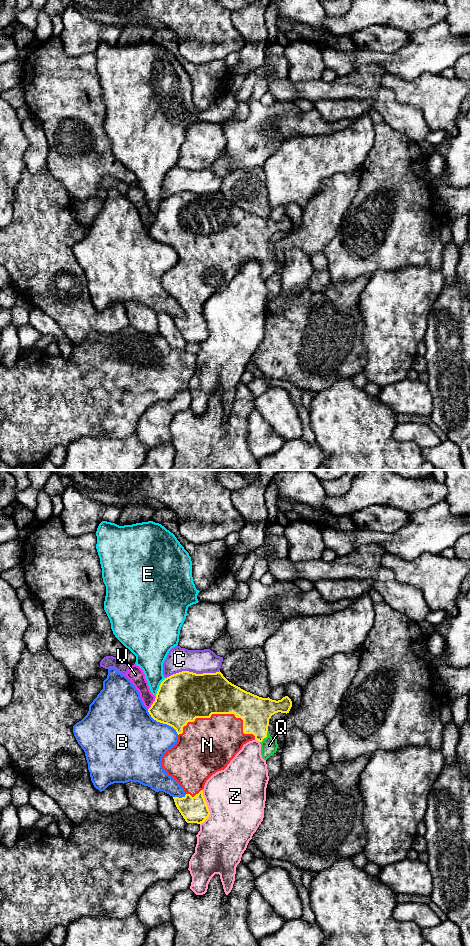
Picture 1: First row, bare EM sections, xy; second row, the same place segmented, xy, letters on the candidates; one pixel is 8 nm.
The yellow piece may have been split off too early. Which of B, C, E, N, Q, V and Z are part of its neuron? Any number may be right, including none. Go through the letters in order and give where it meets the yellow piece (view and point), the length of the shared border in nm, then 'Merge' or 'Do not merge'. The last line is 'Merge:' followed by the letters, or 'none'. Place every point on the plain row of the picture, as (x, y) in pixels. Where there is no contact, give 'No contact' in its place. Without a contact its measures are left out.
B: Touches yellow at xy (162, 242). Shared border 320 nm. Do not merge
C: Touches yellow at xy (192, 192). Shared border 440 nm. Do not merge
E: Touches yellow at xy (159, 207). Shared border 170 nm. Do not merge
N: Touches yellow at xy (221, 233). Shared border 650 nm. Merge
Q: Touches yellow at xy (265, 257). Shared border 120 nm. Merge
V: Touches yellow at xy (153, 223). Shared border 120 nm. Do not merge
Z: Touches yellow at xy (207, 327). Shared border 280 nm. Do not merge
Merge: N, Q

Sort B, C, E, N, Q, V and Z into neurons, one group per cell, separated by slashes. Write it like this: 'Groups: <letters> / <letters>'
Groups: B / C / E / N Q / V / Z

